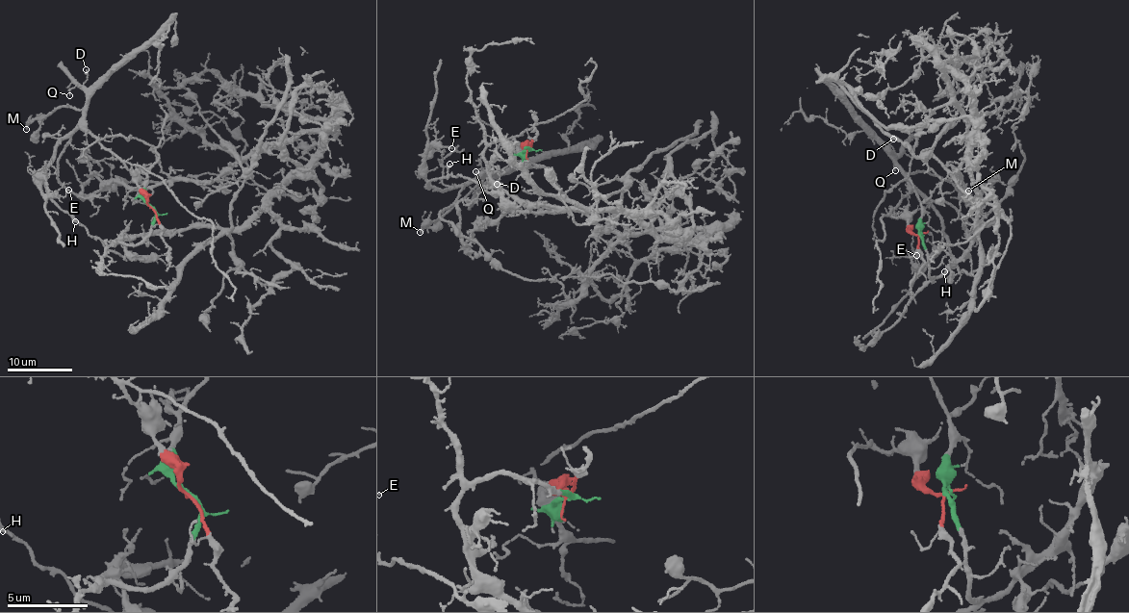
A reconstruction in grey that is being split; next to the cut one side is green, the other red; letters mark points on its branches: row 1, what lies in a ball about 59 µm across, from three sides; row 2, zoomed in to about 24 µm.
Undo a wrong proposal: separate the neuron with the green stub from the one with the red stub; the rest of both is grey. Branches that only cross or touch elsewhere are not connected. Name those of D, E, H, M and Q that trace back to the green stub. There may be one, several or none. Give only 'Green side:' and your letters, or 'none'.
Green side: none

